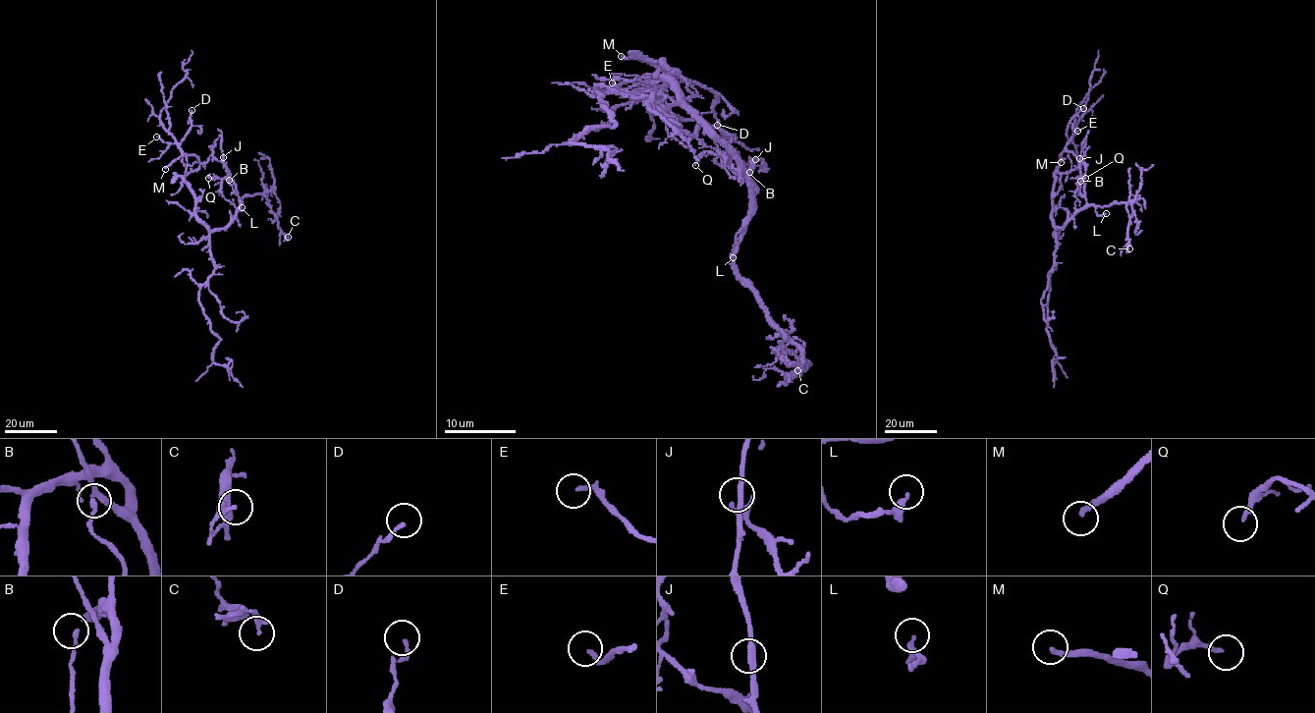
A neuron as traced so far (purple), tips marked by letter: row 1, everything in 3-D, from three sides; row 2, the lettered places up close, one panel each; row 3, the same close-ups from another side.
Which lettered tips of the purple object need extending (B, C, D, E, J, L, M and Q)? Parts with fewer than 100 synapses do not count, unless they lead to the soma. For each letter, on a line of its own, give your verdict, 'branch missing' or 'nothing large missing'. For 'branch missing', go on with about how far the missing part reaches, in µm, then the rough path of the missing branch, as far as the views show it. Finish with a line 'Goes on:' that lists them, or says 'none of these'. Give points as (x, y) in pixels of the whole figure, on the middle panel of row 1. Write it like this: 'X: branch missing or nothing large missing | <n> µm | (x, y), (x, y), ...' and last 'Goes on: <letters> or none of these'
B: nothing large missing
C: nothing large missing
D: nothing large missing
E: nothing large missing
J: nothing large missing
L: nothing large missing
M: branch missing | 25 µm | (621, 56), (608, 58), (607, 53), (643, 38), (672, 3)
Q: nothing large missing
Goes on: M

